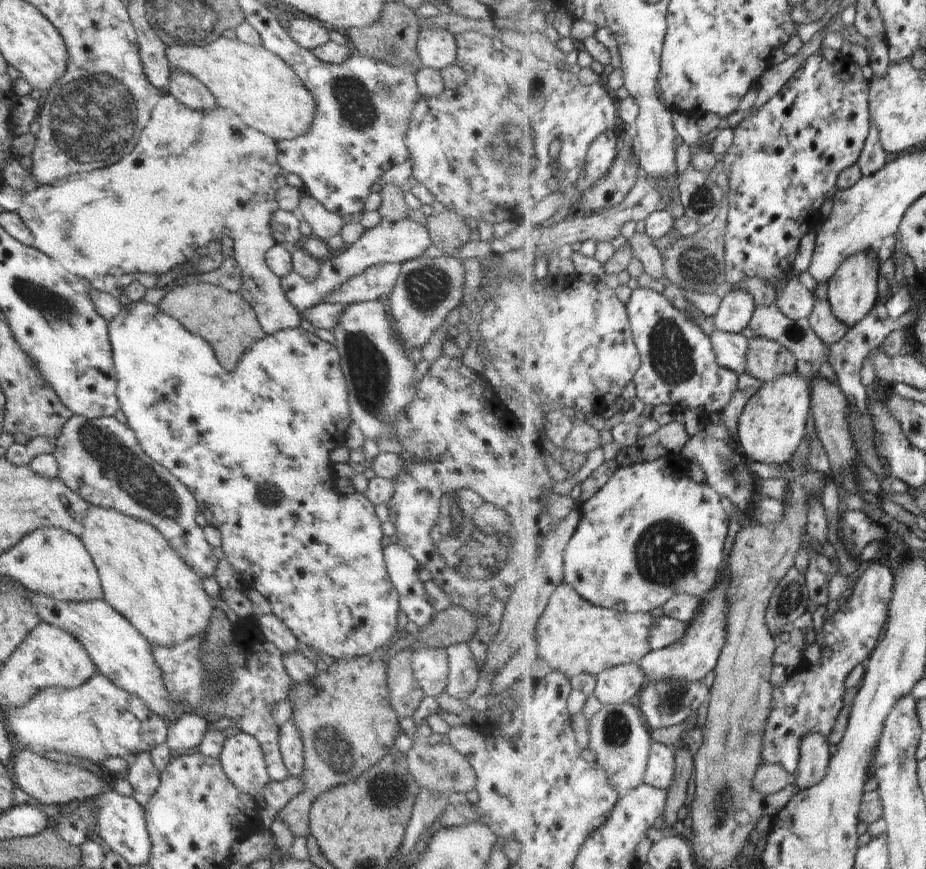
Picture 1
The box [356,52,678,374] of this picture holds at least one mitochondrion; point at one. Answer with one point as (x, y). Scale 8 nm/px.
(498, 128)

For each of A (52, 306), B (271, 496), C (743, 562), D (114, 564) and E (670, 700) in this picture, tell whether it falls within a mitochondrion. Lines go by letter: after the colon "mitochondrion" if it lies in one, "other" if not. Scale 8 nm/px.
A: mitochondrion
B: mitochondrion
C: other
D: other
E: mitochondrion

